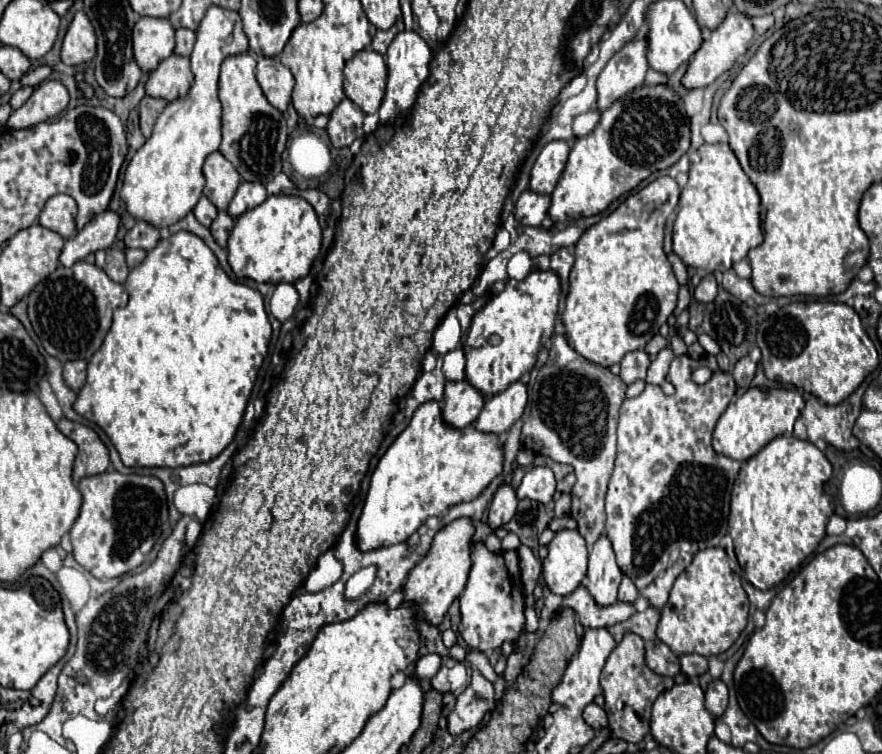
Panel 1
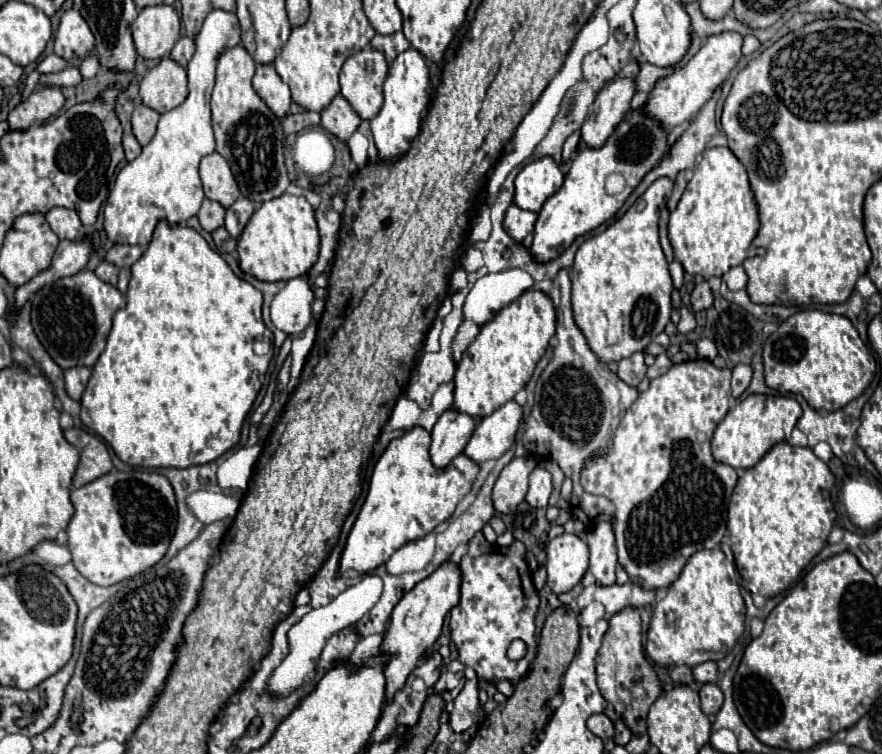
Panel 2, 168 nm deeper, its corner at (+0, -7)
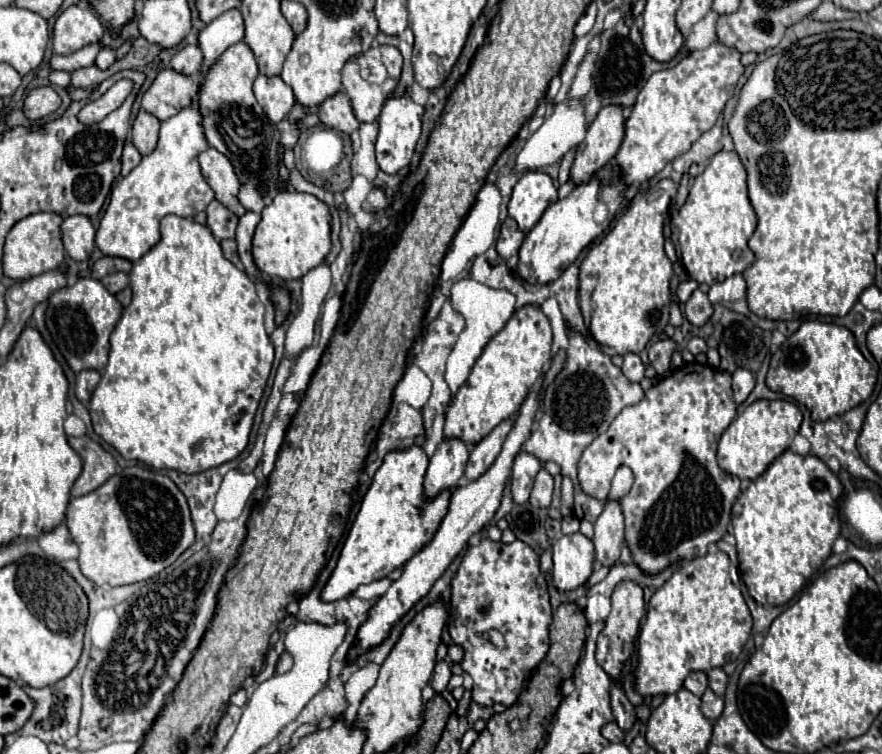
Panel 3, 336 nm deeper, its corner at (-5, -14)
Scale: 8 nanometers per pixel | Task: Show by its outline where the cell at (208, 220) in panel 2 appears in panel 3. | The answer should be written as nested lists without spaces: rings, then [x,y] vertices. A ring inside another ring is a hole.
[[[214,200],[206,208],[206,216],[208,216],[210,230],[214,232],[214,236],[218,240],[234,238],[236,226],[238,226],[238,216],[234,212],[230,212],[226,206],[222,206],[218,200]]]

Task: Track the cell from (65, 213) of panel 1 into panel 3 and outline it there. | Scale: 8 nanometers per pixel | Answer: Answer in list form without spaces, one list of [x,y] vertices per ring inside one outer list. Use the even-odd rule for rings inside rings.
[[[68,216],[62,222],[62,240],[66,254],[76,260],[88,260],[94,250],[94,226],[88,216]]]

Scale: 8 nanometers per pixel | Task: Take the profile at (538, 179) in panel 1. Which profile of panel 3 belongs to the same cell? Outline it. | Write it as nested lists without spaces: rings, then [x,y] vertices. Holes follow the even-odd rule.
[[[530,170],[514,186],[512,198],[508,202],[508,216],[516,220],[522,232],[528,232],[542,212],[558,200],[558,192],[552,178],[546,172]]]

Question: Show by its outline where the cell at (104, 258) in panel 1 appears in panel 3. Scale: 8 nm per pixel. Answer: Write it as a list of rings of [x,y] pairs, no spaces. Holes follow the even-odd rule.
[[[126,272],[108,274],[108,276],[104,276],[100,282],[106,286],[106,290],[108,290],[110,294],[118,294],[120,290],[124,290],[124,288],[128,286],[128,274],[126,274]]]

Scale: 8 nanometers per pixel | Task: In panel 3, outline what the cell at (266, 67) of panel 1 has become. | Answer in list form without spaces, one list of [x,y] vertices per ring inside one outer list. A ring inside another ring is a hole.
[[[260,74],[254,82],[254,94],[272,124],[278,124],[294,106],[292,88],[280,76]]]

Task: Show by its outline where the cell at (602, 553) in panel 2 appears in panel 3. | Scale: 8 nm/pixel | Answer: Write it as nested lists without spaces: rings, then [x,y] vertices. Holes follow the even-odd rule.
[[[606,500],[602,514],[594,524],[592,542],[596,548],[596,560],[600,564],[614,566],[618,562],[624,542],[624,516],[618,500]]]

